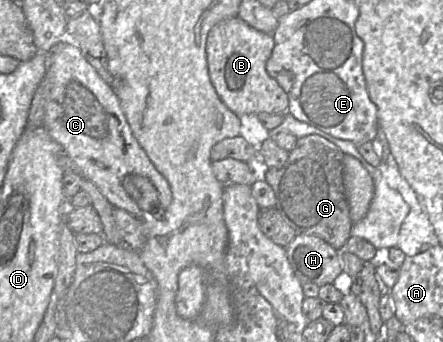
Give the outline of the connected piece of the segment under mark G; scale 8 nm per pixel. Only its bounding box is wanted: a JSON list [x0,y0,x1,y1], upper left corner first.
[264,135,353,251]

